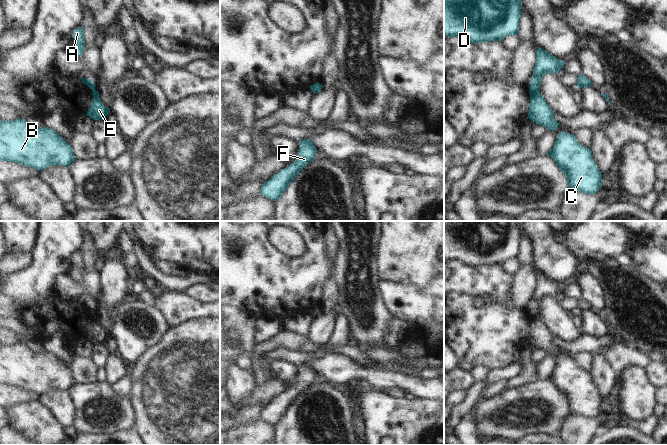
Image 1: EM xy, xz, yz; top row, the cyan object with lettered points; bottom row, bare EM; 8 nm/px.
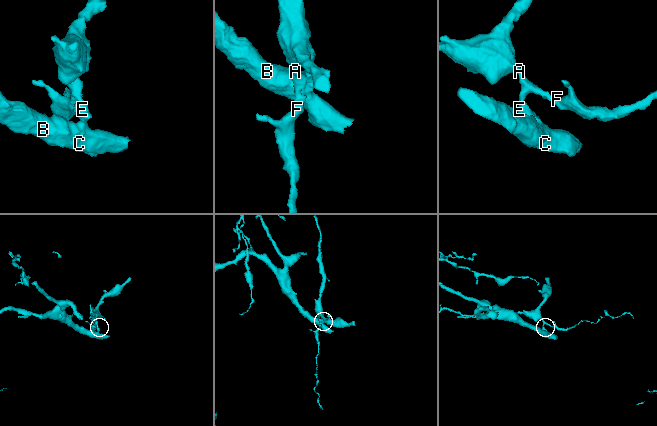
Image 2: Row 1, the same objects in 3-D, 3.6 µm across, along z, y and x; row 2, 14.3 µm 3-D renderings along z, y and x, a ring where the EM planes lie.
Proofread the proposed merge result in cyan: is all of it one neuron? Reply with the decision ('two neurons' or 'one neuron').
two neurons

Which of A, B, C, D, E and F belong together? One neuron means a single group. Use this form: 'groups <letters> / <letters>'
groups A D F / B C E

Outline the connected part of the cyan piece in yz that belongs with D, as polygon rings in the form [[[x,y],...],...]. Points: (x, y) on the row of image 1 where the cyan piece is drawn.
[[[444,0],[444,36],[460,37],[470,43],[482,43],[501,41],[508,35],[517,35],[519,32],[519,20],[521,18],[521,0]]]

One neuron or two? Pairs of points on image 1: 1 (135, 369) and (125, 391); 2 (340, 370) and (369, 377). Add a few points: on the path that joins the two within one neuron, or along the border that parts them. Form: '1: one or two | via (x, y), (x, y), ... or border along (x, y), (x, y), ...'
1: two | border along (129, 376), (131, 380), (131, 398)
2: one | via (347, 370), (362, 373)

